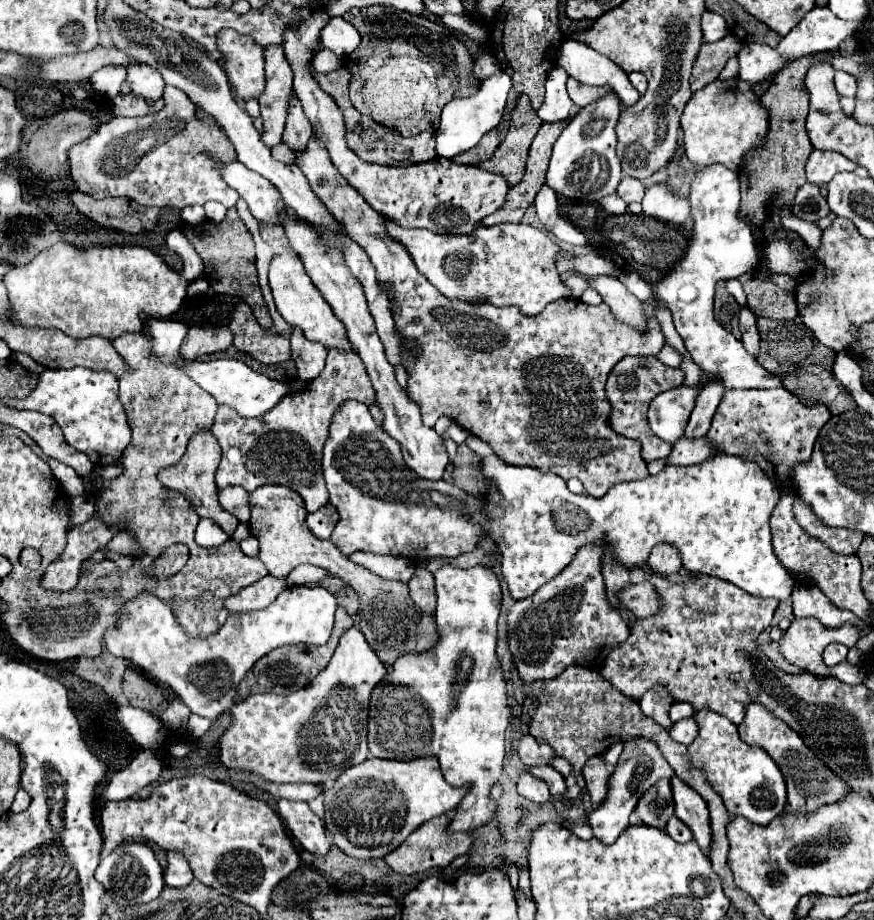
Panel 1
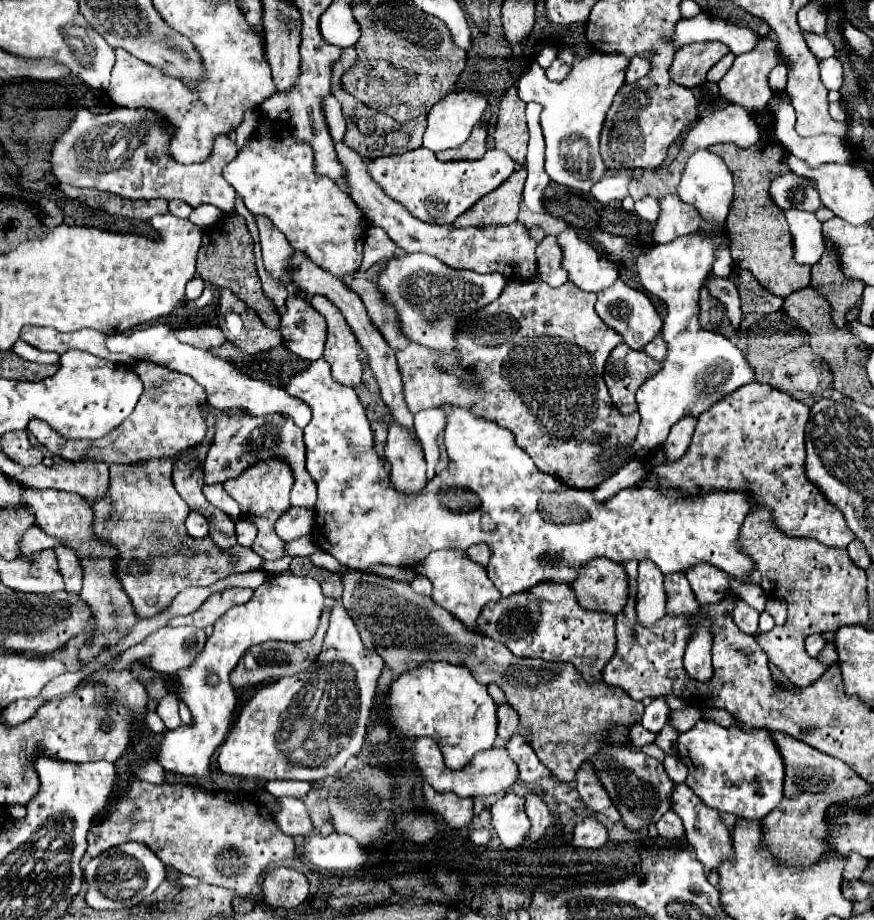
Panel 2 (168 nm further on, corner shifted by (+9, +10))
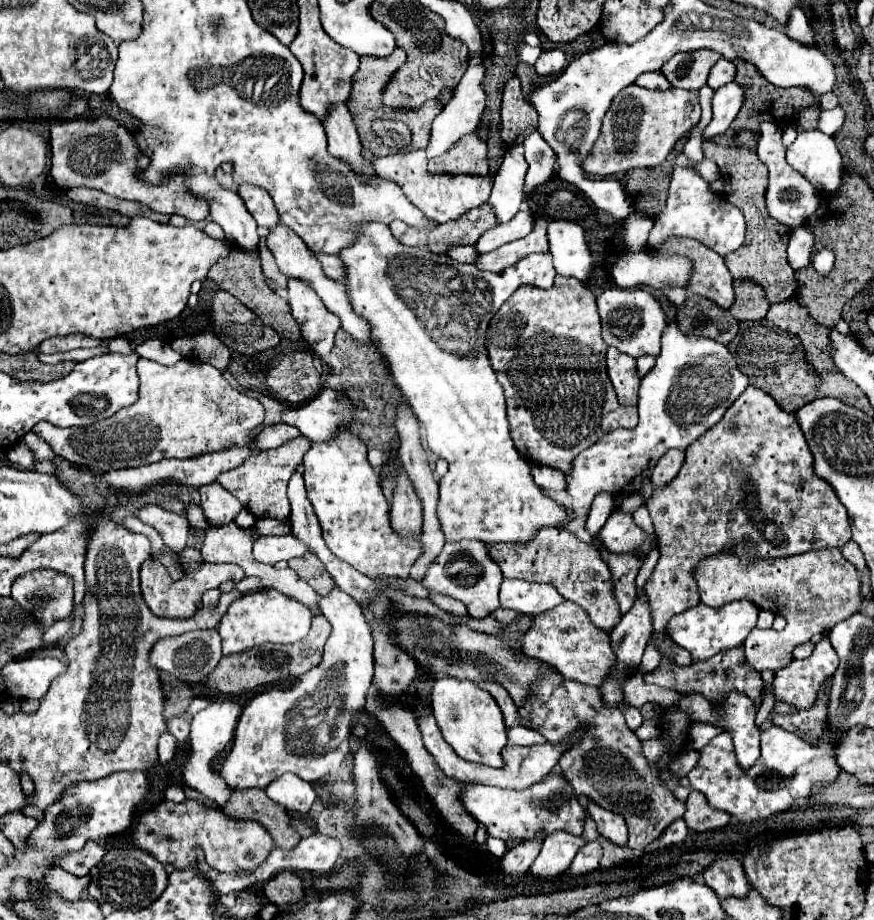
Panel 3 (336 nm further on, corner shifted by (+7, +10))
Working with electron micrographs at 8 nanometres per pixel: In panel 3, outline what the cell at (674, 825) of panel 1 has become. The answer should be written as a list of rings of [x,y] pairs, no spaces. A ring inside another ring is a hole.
[[[680,818],[680,820],[676,820],[674,824],[670,824],[670,826],[666,828],[666,832],[662,832],[660,840],[662,840],[666,846],[670,846],[670,844],[680,844],[680,842],[686,838],[686,834],[688,834],[688,826],[686,826],[686,822]]]

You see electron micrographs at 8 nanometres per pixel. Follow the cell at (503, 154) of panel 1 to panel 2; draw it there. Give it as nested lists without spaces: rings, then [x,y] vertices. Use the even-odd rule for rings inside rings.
[[[512,86],[500,102],[500,114],[498,114],[496,134],[494,134],[496,148],[506,152],[516,164],[524,164],[526,144],[528,144],[524,108],[526,108],[526,102],[520,100],[518,88]]]

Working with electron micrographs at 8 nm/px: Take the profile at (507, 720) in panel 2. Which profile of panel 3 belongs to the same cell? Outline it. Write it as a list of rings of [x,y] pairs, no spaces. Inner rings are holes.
[[[478,682],[478,686],[480,686],[482,690],[488,690],[488,692],[494,696],[494,700],[498,702],[498,706],[500,706],[500,710],[502,710],[502,714],[504,714],[506,726],[512,728],[512,726],[516,724],[516,704],[514,704],[514,700],[510,698],[510,694],[508,694],[500,684],[494,684],[494,682]]]

